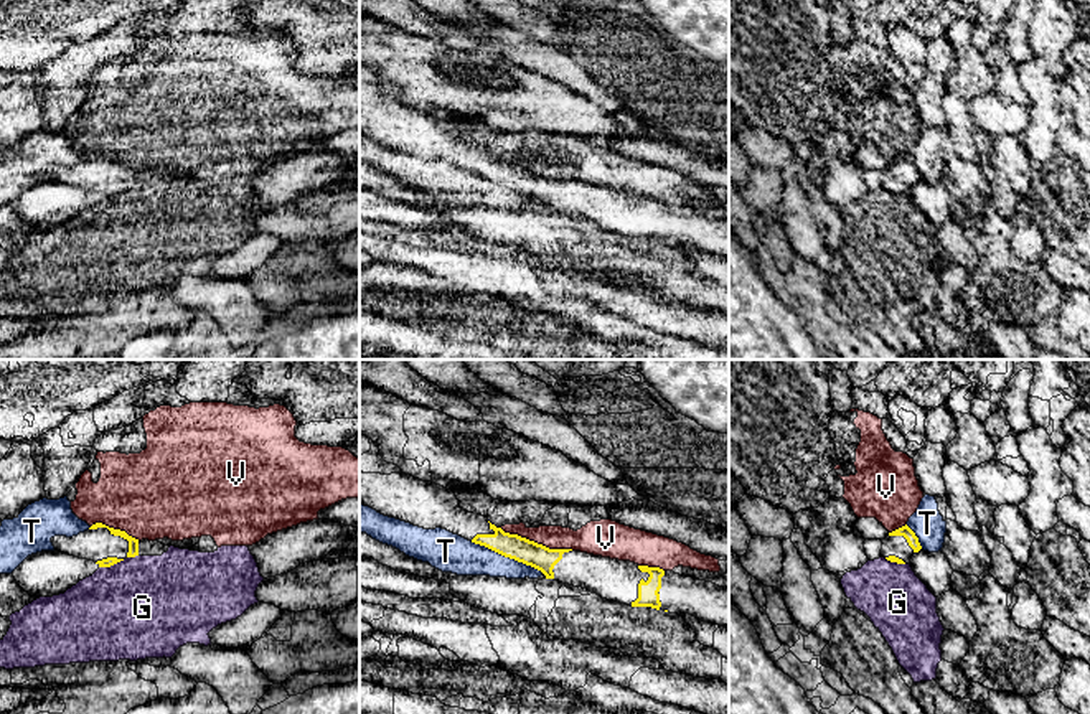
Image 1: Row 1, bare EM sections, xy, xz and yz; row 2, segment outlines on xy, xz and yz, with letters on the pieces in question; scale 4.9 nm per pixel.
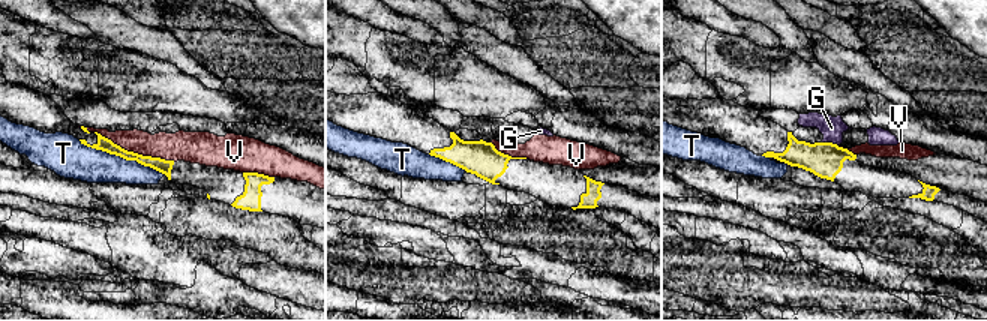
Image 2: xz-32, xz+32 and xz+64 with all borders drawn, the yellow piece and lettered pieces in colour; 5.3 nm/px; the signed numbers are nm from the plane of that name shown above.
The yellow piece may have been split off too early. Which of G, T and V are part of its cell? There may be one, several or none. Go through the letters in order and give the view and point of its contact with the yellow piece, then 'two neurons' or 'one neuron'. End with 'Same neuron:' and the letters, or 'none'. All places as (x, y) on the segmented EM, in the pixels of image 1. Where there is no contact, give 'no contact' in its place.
G: contact xy (111, 564); two neurons
T: contact xz (507, 556); two neurons
V: contact xz (536, 543); two neurons
Same neuron: none

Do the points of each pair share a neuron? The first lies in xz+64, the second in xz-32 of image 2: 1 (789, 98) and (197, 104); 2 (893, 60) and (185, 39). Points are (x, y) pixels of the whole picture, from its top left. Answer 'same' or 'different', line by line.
1: same
2: same

